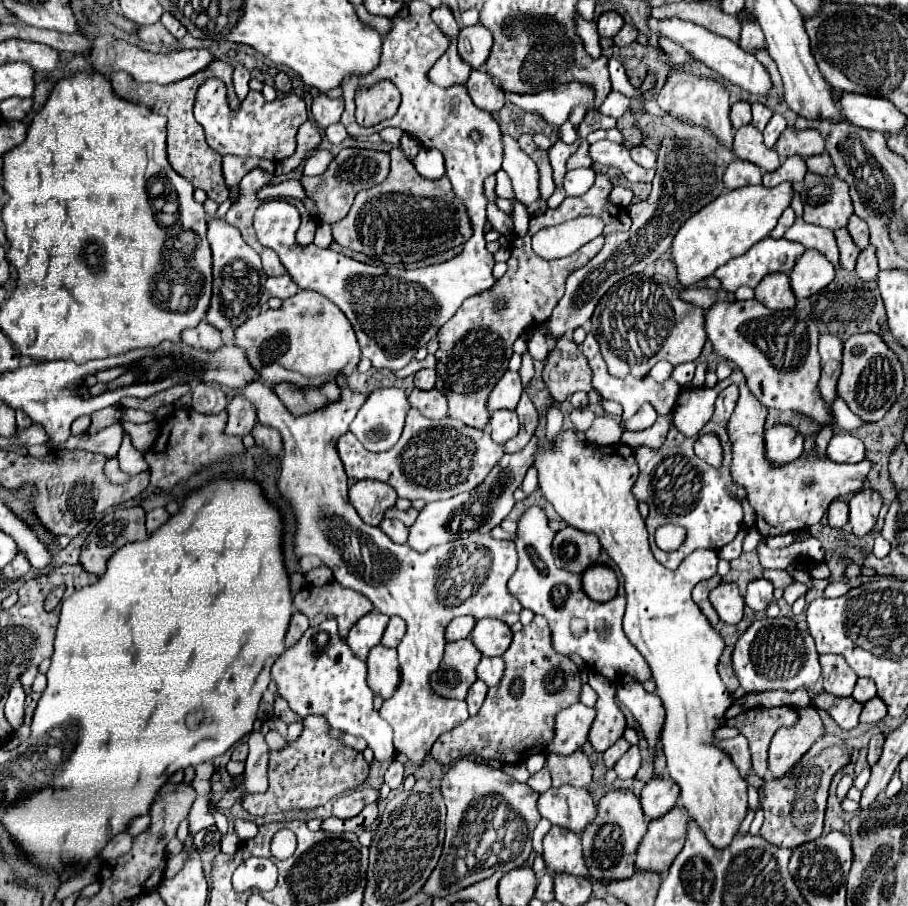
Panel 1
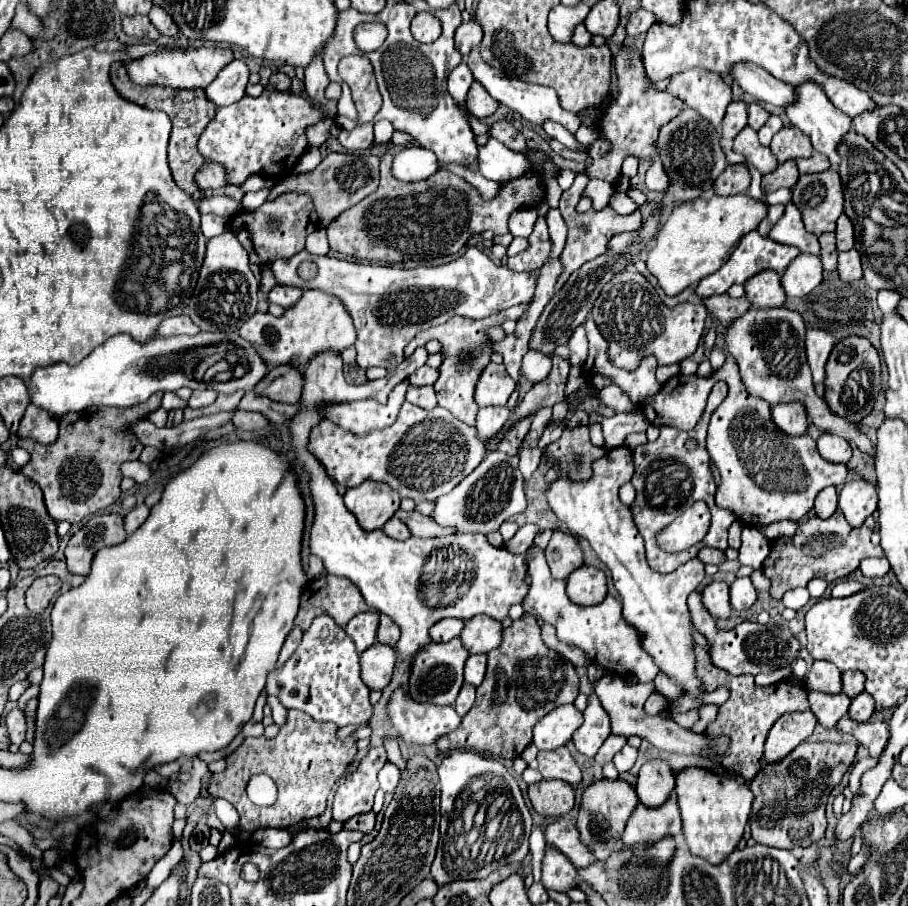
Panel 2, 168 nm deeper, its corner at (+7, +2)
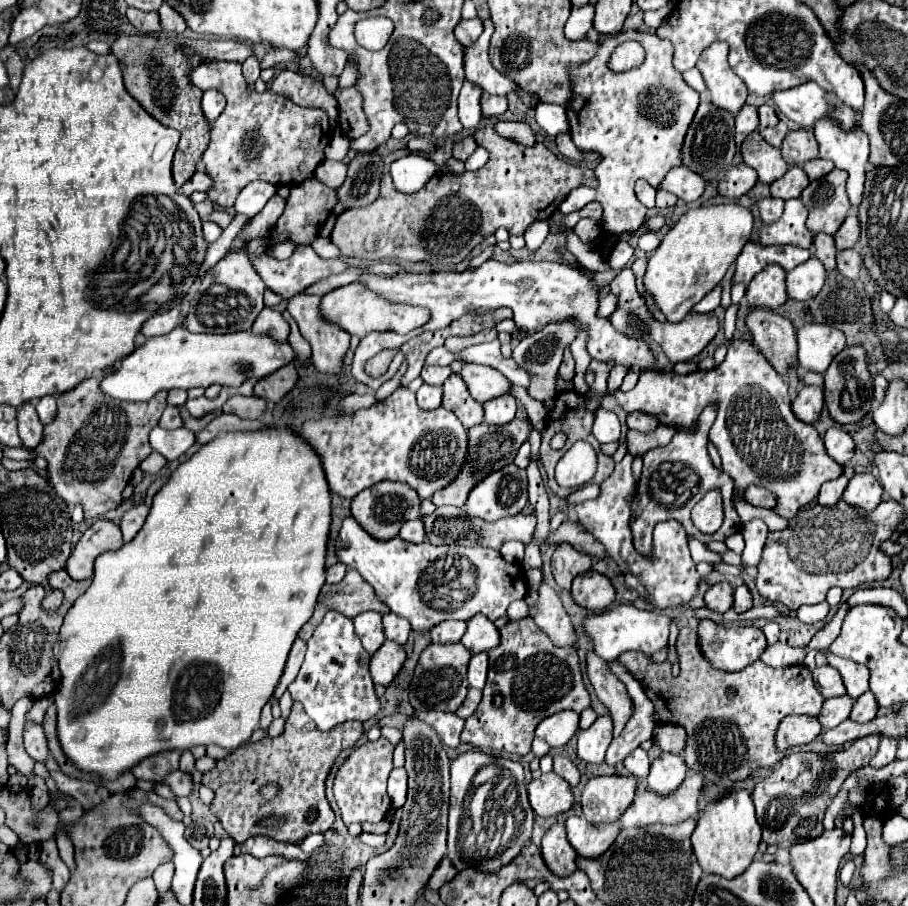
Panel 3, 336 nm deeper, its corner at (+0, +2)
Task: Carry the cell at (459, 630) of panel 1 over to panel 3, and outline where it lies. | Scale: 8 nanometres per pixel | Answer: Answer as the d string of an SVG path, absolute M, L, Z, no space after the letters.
M448 620L442 624L436 624L430 634L432 634L432 642L436 644L450 644L450 642L460 642L460 638L464 636L466 630L466 622L460 620Z

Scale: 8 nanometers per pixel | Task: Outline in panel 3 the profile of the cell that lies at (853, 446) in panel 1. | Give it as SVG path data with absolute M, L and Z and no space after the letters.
M830 428L824 434L824 446L830 458L834 458L838 464L846 464L854 454L854 440L852 436L842 428Z

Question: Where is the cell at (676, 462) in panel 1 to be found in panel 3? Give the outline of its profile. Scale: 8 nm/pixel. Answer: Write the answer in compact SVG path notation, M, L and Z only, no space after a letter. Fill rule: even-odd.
M708 406L698 420L698 430L694 434L678 430L670 444L652 448L648 450L644 458L644 468L642 468L642 478L638 482L638 492L632 502L632 534L634 534L634 546L638 552L650 556L652 550L652 530L656 522L662 520L678 520L688 534L696 536L704 544L710 540L726 540L728 536L740 532L742 522L732 506L732 494L734 494L734 482L730 476L722 474L710 460L706 444L708 444L708 430L716 418L716 406ZM710 488L720 488L724 496L724 524L716 530L716 534L702 534L690 520L690 510L692 506L710 490Z

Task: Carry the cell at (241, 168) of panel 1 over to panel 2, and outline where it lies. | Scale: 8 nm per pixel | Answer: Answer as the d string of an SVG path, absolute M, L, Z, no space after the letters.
M205 162L203 168L195 174L195 180L201 190L217 190L227 186L227 172L217 162Z

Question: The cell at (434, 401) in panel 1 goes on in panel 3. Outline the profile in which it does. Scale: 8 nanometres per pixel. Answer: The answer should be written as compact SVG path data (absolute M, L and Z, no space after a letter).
M422 384L420 390L416 392L418 396L418 406L424 408L424 410L434 410L440 406L442 402L442 388L440 386L428 386L428 384Z

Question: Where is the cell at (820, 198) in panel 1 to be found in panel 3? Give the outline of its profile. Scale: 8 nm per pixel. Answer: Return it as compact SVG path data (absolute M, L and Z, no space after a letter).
M832 170L824 178L810 182L802 192L800 200L810 212L806 220L810 232L834 234L840 228L852 206L846 196L846 178L846 172Z

